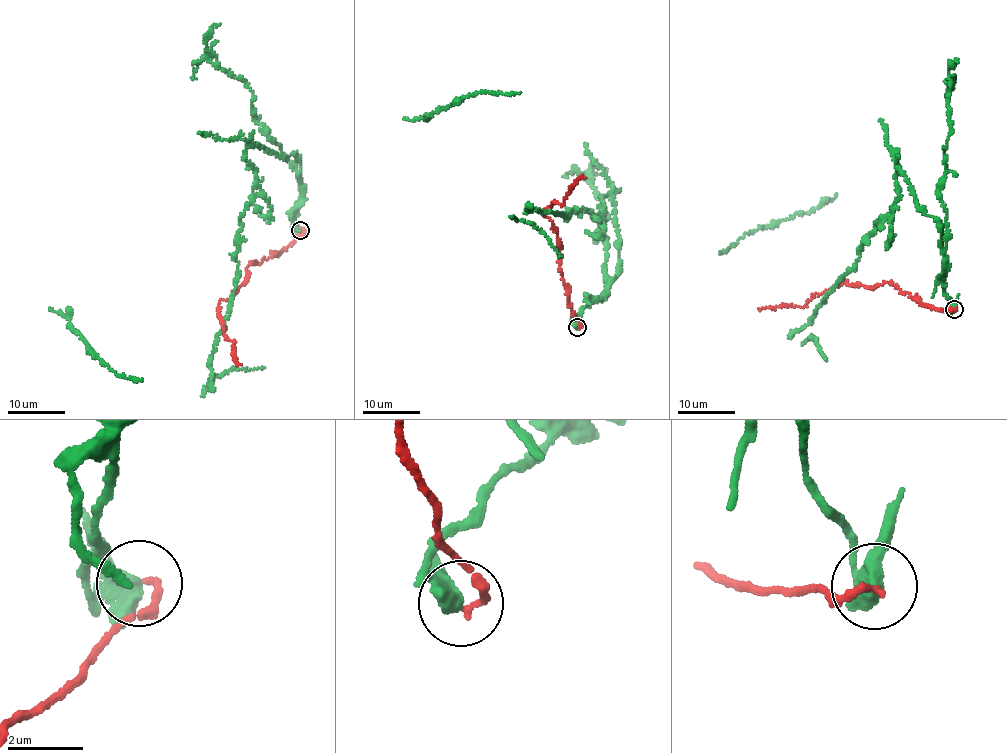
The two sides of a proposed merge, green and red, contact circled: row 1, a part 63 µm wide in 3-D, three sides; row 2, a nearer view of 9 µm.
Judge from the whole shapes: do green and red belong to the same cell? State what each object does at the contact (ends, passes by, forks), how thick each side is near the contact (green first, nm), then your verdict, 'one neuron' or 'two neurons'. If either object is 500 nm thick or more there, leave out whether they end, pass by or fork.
green passes by | red ends | 320/170 nm | two neurons

